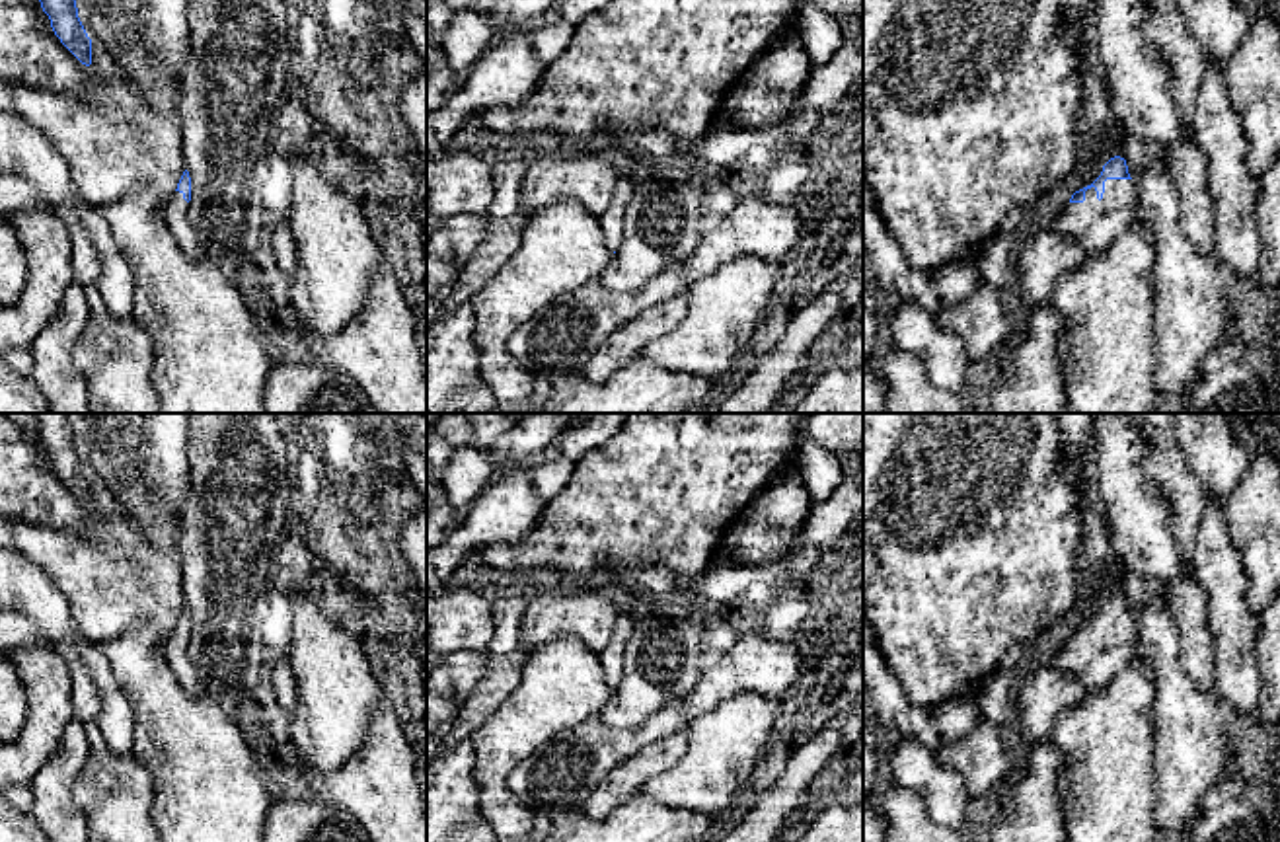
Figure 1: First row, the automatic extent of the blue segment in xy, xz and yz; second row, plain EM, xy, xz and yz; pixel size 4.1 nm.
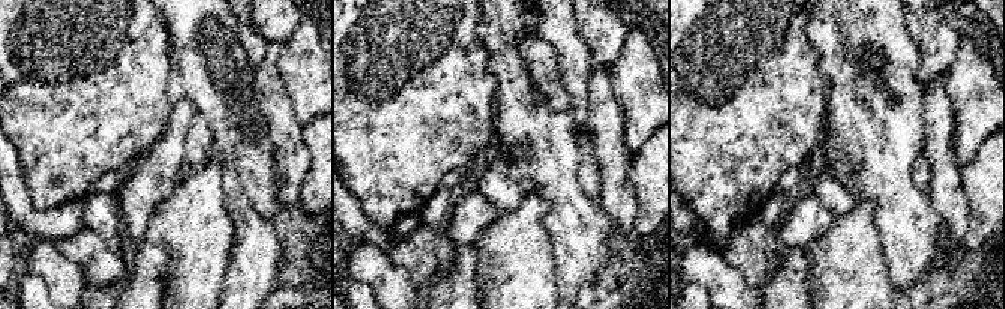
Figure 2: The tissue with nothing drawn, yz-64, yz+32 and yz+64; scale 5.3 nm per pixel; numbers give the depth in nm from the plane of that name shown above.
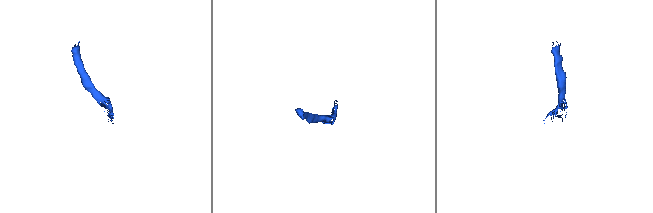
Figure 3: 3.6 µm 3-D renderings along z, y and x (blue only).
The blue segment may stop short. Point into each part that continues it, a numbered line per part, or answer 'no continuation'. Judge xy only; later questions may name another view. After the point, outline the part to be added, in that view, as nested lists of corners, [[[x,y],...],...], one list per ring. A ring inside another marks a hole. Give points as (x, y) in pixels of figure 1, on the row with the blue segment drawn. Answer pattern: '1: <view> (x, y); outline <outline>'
1: xy (176, 211); outline [[[173,191],[169,203],[166,205],[166,222],[169,226],[169,232],[189,257],[210,261],[199,244],[197,232],[189,222],[187,207],[189,203],[183,199],[183,193]]]

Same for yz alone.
1: yz (1091, 225); outline [[[1107,179],[1101,201],[1095,187],[1087,189],[1083,203],[1066,205],[1054,228],[1079,246],[1085,257],[1101,253],[1130,224],[1136,193],[1132,179]]]

